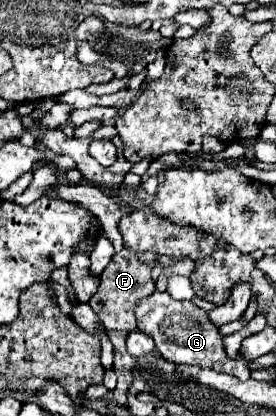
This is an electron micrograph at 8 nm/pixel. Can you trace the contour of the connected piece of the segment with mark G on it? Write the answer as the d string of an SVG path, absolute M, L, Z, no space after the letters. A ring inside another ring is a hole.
M154 291L146 299L138 301L136 319L138 319L138 329L154 339L156 349L160 351L162 359L176 363L176 365L188 363L188 365L212 367L222 373L234 375L241 381L250 379L250 375L252 375L250 361L244 359L242 353L238 353L236 359L228 359L228 355L224 351L224 343L222 343L224 335L210 321L208 311L196 307L192 301L176 301L168 291L164 291L164 293Z

